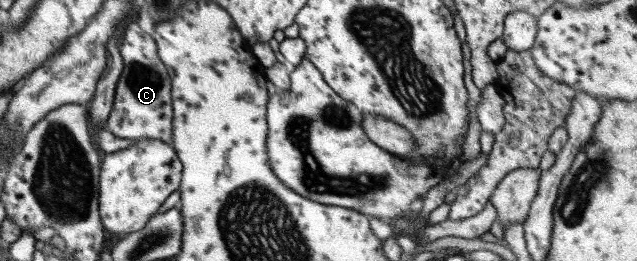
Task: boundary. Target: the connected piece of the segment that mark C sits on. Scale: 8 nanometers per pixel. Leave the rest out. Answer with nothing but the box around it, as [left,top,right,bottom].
[105,20,171,143]

